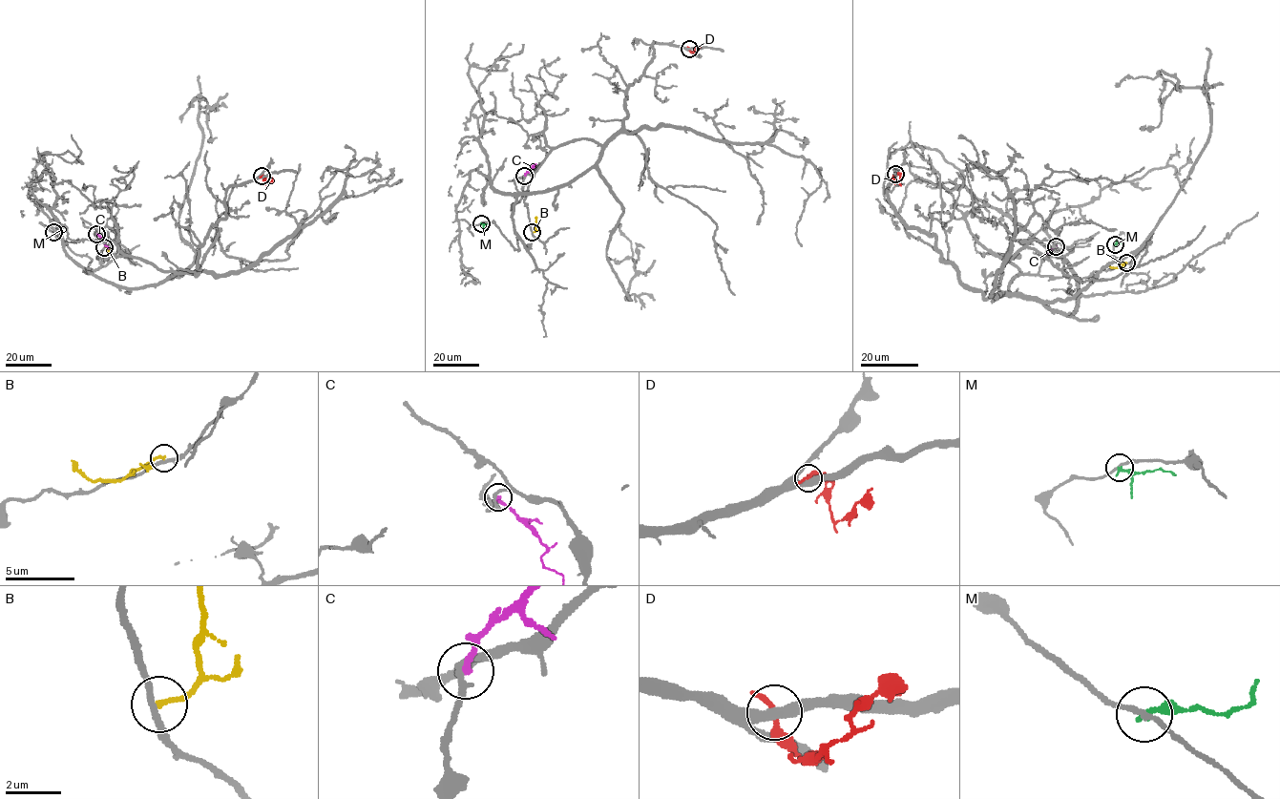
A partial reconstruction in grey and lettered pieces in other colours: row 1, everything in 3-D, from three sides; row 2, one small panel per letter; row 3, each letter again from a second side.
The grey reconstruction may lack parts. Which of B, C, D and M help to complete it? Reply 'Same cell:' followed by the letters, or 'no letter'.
Same cell: no letter

